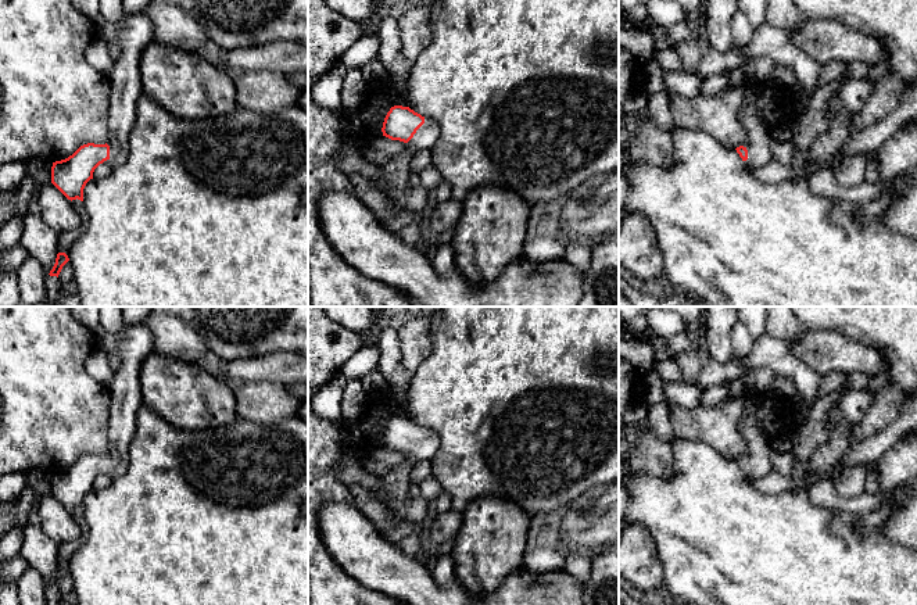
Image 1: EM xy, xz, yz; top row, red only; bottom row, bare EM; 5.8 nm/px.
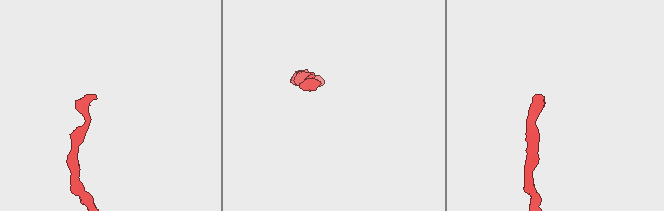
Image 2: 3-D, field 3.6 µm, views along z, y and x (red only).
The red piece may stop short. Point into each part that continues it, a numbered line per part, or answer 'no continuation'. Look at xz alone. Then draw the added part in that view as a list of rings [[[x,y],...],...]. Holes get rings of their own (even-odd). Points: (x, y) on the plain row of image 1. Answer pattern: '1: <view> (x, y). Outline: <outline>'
1: xz (427, 444). Outline: [[[425,429],[425,434],[416,441],[413,448],[408,452],[415,461],[430,461],[440,447],[440,437],[437,432]]]

